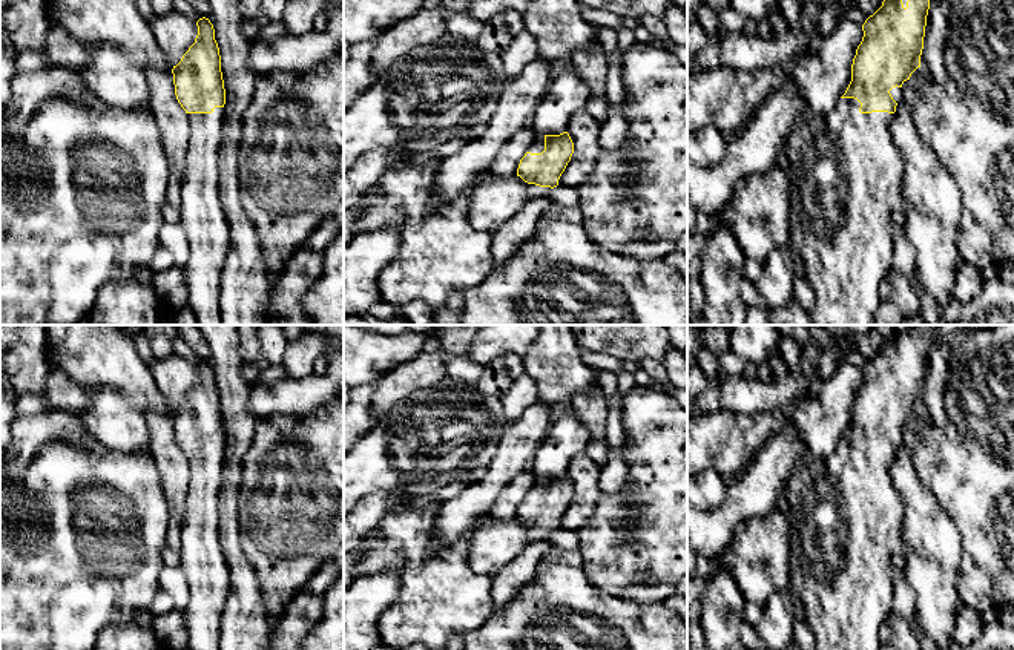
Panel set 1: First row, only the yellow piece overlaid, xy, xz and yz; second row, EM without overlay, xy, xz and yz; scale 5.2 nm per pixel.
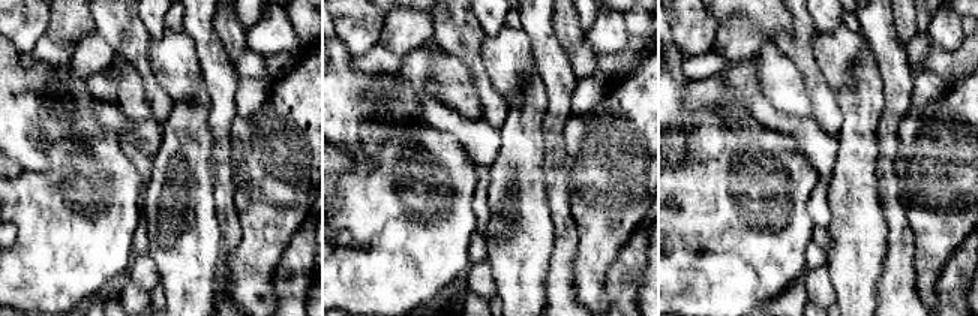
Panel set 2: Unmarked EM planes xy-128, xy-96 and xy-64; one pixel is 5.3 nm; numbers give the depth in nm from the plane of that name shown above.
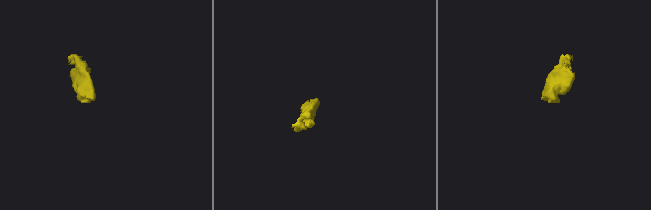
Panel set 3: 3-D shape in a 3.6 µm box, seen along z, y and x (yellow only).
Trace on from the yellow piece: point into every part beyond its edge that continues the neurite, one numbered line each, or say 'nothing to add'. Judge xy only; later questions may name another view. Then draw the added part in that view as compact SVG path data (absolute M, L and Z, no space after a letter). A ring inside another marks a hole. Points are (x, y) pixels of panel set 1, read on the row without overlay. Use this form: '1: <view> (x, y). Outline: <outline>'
1: xy (203, 563). Outline: M224 451L187 457L190 478L179 526L179 569L189 584L189 604L181 612L189 650L219 650L221 616L230 592L229 566L219 541L219 489Z

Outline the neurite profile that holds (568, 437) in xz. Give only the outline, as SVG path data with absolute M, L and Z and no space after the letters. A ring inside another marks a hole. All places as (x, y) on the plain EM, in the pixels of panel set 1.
M568 406L560 409L545 442L535 451L531 471L543 478L568 475L571 461L586 452L591 440L588 426Z

